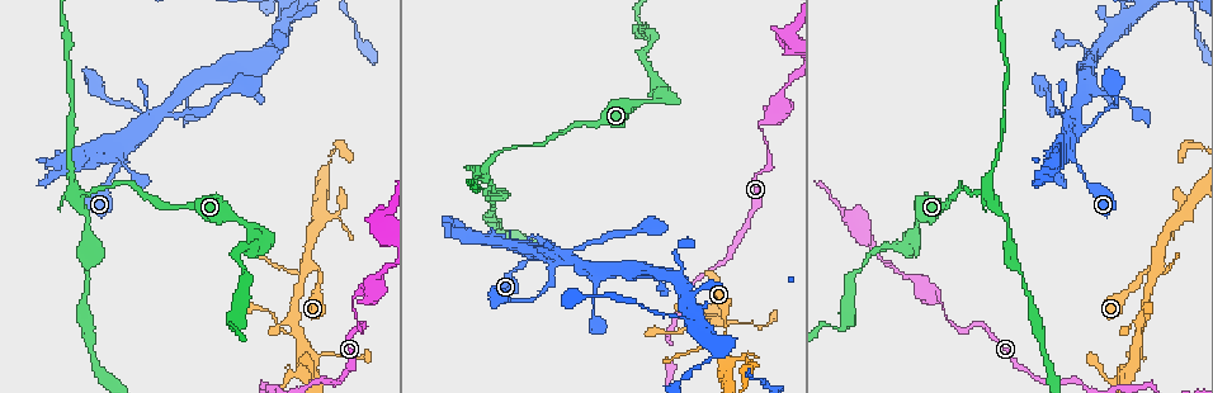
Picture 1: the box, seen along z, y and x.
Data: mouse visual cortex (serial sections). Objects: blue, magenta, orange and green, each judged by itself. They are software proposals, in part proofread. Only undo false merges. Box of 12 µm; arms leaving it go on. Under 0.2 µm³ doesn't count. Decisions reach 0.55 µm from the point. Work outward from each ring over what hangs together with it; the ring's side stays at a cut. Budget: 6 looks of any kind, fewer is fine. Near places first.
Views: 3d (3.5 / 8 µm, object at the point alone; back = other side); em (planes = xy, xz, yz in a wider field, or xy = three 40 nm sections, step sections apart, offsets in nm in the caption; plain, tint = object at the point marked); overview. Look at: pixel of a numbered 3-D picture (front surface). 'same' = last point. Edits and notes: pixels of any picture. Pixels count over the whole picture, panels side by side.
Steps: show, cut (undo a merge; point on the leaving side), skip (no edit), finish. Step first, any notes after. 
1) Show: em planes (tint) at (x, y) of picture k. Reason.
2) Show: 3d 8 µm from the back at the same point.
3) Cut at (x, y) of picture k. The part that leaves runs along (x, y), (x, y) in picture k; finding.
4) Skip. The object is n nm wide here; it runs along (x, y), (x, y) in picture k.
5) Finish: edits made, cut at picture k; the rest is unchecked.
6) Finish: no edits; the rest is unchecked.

Show: 3d 3.5 µm at (1072, 153) of picture 1. Small branch off a trunk.

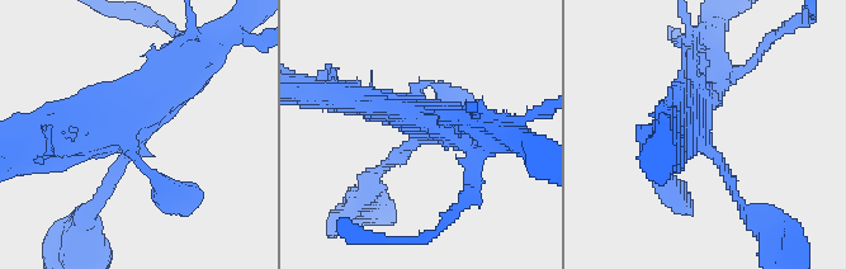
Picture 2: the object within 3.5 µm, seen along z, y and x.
Show: em xy step 5 (tint) at (137, 137) of picture 2.

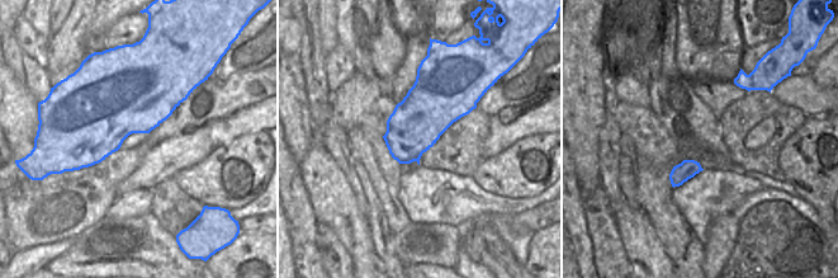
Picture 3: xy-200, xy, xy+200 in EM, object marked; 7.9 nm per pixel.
Skip. It runs along (97, 203), (140, 122), (189, 71) in picture 2; continuous, no second cell.

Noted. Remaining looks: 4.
Show: 3d 3.5 µm at (78, 191) of picture 1. A fork.

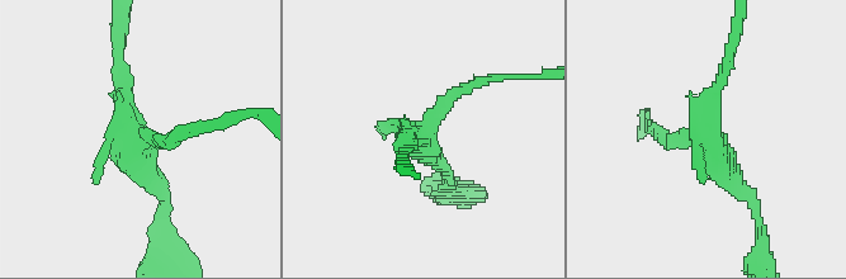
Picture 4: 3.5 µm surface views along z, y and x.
Show: em xy step 3 (tint) at (423, 134) of picture 4.

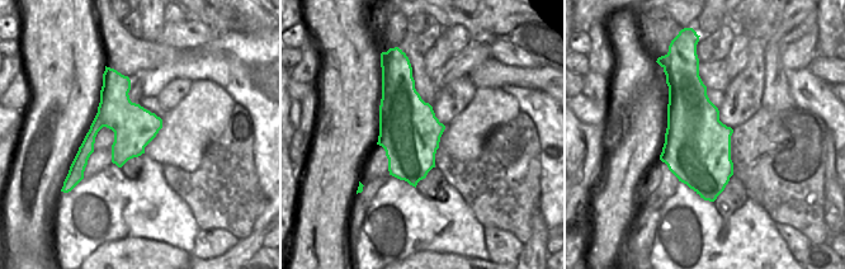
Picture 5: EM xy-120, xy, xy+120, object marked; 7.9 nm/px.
Skip. It runs along (651, 127), (700, 135), (752, 202) in picture 4; continuous, no second cell.

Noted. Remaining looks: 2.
Show: 3d 3.5 µm at (769, 165) of picture 1. Abrupt turn.

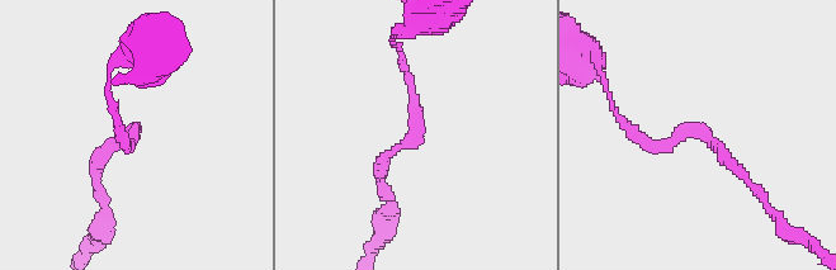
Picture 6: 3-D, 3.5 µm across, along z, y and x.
Show: em xy step 3 (tint) at (130, 132) of picture 6. Need the tissue.

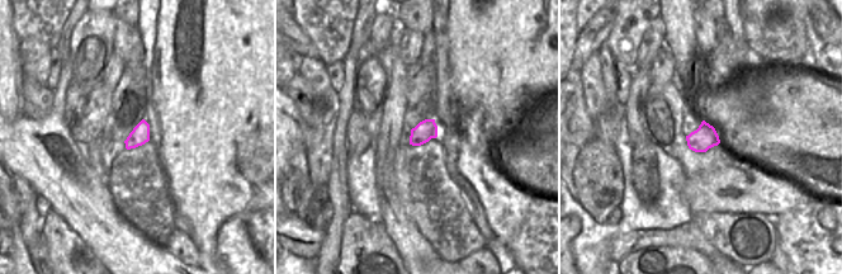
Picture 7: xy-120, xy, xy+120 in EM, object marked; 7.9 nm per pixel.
Skip. It runs along (747, 181), (702, 131), (650, 147), (631, 127) in picture 6; all the same cell.

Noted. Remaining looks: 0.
Finish: no edits; the rest is unchecked.

